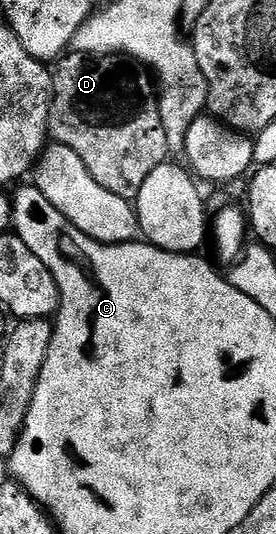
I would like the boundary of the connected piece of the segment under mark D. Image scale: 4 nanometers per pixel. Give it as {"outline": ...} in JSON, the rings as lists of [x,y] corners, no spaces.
{"outline":[[[75,51],[60,57],[53,72],[53,101],[49,107],[49,136],[56,143],[69,146],[79,154],[91,178],[127,201],[136,201],[147,174],[160,164],[166,163],[170,155],[167,146],[167,134],[163,134],[163,122],[159,118],[157,92],[145,84],[133,73],[132,63],[124,64],[117,54],[108,56],[84,56]]]}

